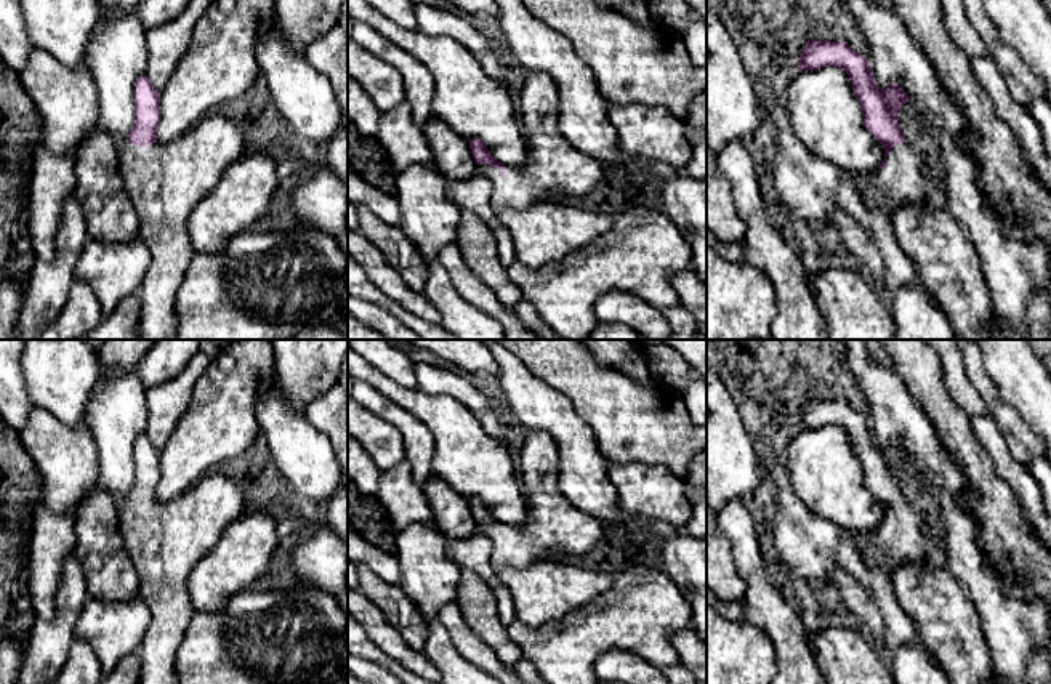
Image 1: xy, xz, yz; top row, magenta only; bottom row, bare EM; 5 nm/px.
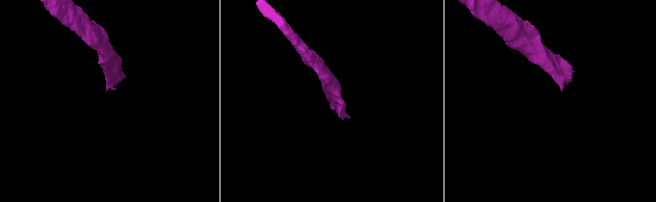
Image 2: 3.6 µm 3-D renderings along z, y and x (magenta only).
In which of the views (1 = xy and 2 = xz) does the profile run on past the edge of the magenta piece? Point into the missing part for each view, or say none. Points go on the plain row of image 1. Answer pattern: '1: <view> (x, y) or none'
1: xy (165, 540)
2: xz (553, 523)

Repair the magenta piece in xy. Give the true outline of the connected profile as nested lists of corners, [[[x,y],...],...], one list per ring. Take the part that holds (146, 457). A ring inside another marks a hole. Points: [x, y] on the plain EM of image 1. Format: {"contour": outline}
{"contour": [[[143,433],[135,442],[135,482],[128,495],[117,501],[117,527],[123,546],[139,575],[139,594],[151,622],[138,649],[141,655],[139,684],[176,684],[176,654],[195,609],[187,578],[199,561],[223,538],[224,529],[244,514],[244,493],[236,479],[216,471],[207,473],[181,495],[157,500],[160,452]]]}

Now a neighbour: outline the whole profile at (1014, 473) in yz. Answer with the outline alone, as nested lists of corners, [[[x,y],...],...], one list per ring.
[[[989,415],[969,416],[974,434],[993,460],[997,474],[1014,492],[1024,517],[1038,540],[1051,551],[1051,516],[1045,509],[1038,482],[1008,449],[1006,437]]]

